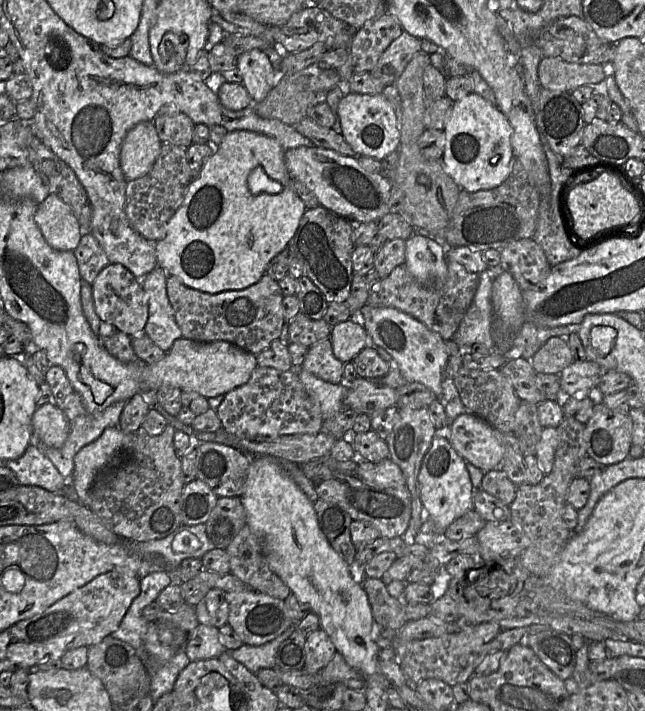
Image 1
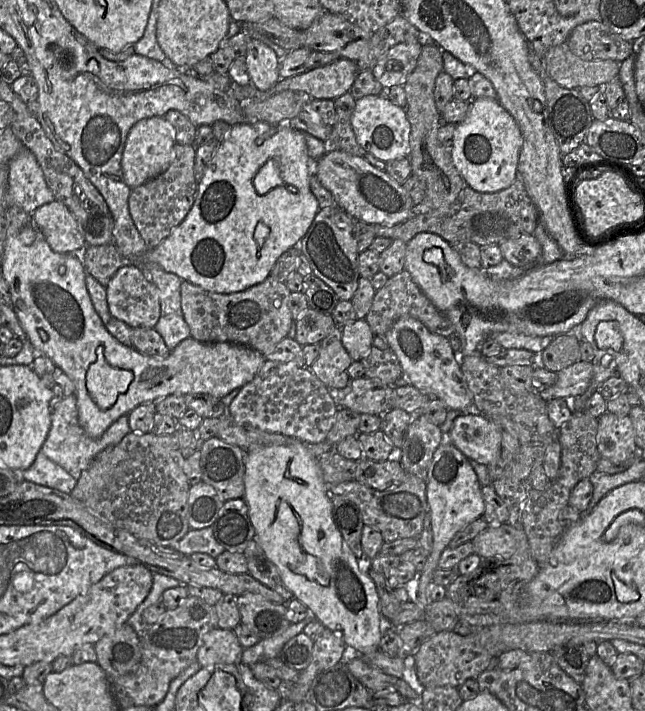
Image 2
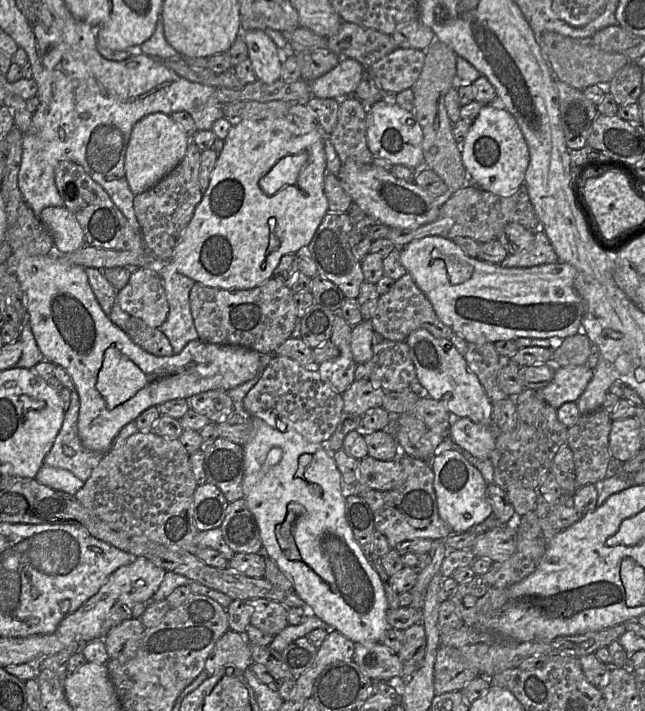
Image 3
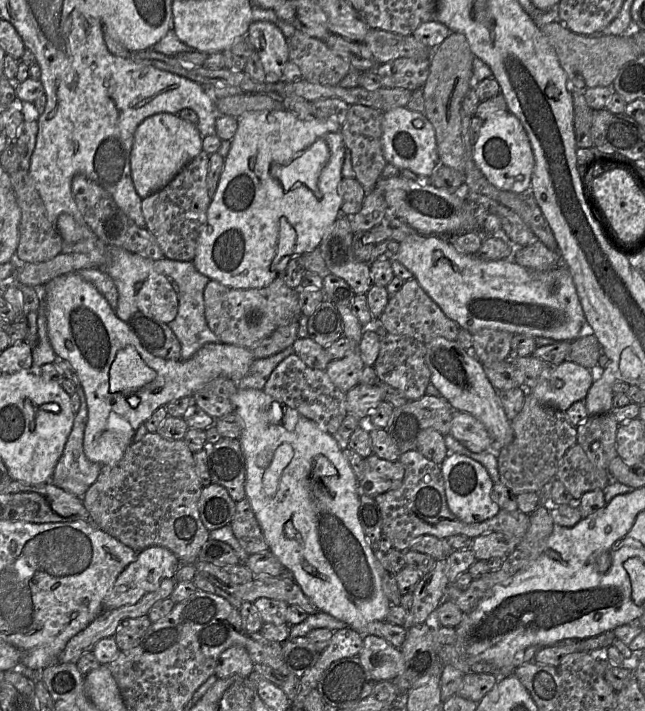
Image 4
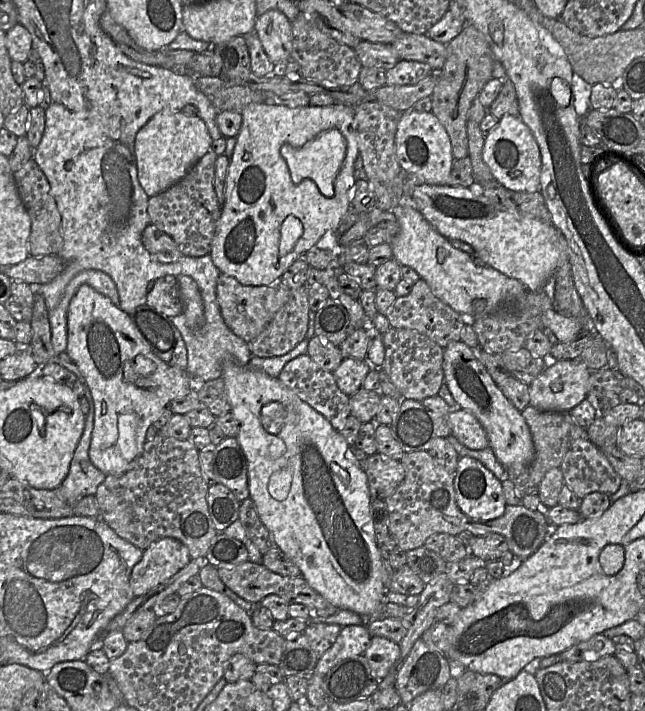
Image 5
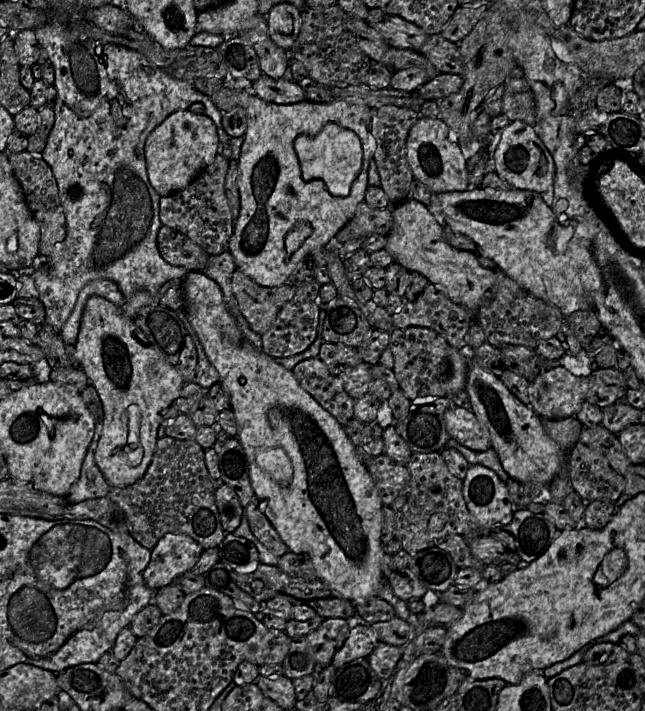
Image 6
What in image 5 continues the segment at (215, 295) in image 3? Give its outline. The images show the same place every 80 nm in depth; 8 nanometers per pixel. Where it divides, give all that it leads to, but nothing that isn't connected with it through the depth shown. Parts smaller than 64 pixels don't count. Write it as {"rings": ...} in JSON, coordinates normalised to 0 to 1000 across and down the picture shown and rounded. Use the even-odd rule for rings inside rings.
{"rings":[[[341,387],[335,401],[336,425],[349,456],[384,484],[411,464],[426,442],[443,428],[450,415],[451,406],[436,394],[417,402],[384,402],[358,388]]]}

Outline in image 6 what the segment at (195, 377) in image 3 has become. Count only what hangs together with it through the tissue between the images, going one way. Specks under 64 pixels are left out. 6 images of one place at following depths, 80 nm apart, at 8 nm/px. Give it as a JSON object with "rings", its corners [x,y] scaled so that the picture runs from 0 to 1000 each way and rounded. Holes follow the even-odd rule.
{"rings":[[[160,418],[136,419],[115,487],[116,504],[150,550],[161,581],[146,646],[172,685],[202,684],[225,668],[242,632],[253,584],[287,539],[206,449]]]}

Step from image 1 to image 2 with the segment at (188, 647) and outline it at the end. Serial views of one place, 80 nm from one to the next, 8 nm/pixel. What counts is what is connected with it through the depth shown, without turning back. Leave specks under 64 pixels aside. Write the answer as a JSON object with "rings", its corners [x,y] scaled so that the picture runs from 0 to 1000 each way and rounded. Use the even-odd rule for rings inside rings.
{"rings":[[[333,883],[318,893],[305,918],[305,931],[313,940],[338,934],[369,935],[377,914],[360,886]]]}

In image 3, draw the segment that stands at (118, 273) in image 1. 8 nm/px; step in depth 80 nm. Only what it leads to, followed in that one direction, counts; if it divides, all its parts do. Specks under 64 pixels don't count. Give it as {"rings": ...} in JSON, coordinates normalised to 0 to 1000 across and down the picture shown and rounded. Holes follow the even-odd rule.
{"rings":[[[220,377],[205,378],[197,399],[180,414],[180,426],[203,446],[219,449],[229,459],[247,461],[259,449],[262,429],[250,392]]]}

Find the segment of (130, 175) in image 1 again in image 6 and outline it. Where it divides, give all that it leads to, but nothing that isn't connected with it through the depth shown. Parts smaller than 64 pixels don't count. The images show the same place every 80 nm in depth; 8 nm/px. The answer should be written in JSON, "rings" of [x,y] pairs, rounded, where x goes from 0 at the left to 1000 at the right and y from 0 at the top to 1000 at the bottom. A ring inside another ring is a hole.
{"rings":[[[293,155],[264,160],[228,193],[223,214],[231,256],[250,276],[262,276],[288,264],[338,217],[341,198],[327,166]]]}

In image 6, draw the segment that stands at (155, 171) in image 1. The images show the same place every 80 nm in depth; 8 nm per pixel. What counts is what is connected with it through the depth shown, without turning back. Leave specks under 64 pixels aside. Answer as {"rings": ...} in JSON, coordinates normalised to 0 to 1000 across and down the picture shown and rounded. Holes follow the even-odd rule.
{"rings":[[[336,217],[332,228],[288,264],[248,278],[247,307],[251,316],[287,329],[324,359],[338,359],[353,352],[355,336],[363,322],[364,308],[349,273],[353,235],[353,224]]]}

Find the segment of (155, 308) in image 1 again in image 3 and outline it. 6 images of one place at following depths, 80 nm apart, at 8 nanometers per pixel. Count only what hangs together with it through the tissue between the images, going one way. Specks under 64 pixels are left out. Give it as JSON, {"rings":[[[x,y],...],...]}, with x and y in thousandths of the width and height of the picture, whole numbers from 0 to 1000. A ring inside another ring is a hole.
{"rings":[[[237,367],[220,378],[237,381],[251,395],[262,439],[247,463],[262,477],[270,498],[299,478],[309,478],[295,435],[295,409],[302,397],[276,384],[264,367]]]}

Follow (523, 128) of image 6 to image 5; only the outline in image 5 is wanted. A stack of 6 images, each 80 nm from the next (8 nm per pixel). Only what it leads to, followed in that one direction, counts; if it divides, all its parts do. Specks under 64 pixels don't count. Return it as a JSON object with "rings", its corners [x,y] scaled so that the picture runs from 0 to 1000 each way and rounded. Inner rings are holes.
{"rings":[[[781,163],[752,193],[749,225],[767,253],[791,269],[837,270],[839,215],[820,179],[806,165]]]}

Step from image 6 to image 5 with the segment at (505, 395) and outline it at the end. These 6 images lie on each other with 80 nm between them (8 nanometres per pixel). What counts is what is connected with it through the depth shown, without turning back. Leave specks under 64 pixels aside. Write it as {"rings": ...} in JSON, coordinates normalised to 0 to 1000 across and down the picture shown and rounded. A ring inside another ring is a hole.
{"rings":[[[715,480],[698,481],[687,496],[688,540],[709,568],[732,581],[750,601],[758,629],[772,648],[784,658],[795,654],[817,654],[829,640],[822,603],[795,568],[778,553],[752,515],[743,506],[738,494]]]}

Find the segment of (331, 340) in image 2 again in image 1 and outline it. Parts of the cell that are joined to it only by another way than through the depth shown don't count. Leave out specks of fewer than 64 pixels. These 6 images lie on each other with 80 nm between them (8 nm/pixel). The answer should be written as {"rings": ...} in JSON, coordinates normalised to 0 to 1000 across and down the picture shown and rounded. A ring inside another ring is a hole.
{"rings":[[[504,475],[478,489],[467,516],[498,534],[527,540],[532,536],[532,515],[533,511],[516,498],[512,477]]]}

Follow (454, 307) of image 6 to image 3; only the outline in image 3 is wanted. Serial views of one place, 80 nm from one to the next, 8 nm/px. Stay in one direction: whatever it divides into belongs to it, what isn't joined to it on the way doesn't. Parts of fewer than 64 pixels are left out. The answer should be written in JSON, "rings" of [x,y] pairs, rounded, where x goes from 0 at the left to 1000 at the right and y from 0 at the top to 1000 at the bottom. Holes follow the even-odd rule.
{"rings":[[[633,383],[617,394],[612,394],[611,401],[600,412],[589,415],[574,453],[580,467],[608,480],[628,480],[633,471],[647,463],[660,463],[673,474],[695,478],[704,470],[701,461],[690,457],[679,447],[668,425],[650,406]]]}

